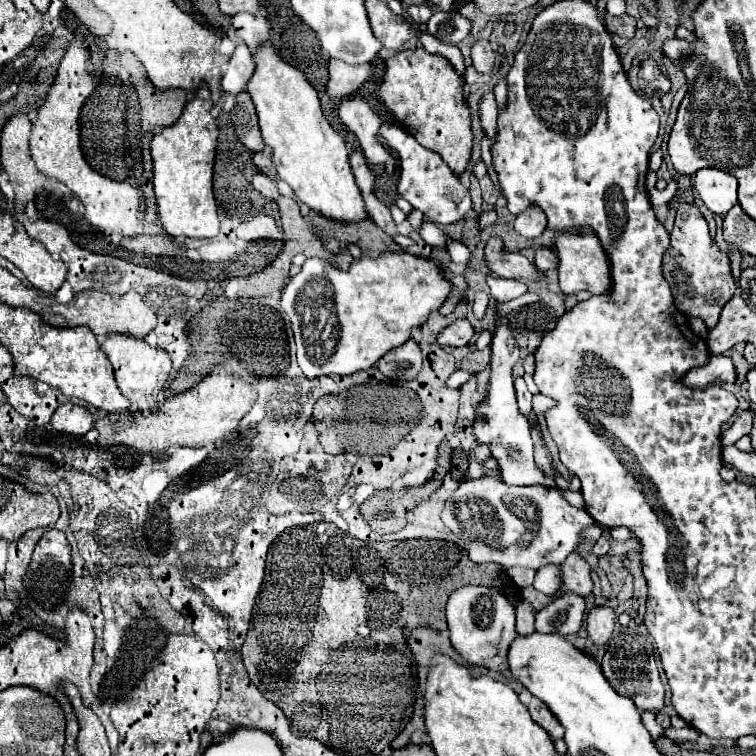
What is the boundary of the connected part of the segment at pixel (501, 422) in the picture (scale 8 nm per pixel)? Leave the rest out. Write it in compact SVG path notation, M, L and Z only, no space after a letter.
M497 315L495 319L495 337L491 343L491 383L489 383L489 395L487 401L481 403L481 407L475 411L475 423L473 423L473 435L477 443L487 443L491 447L491 457L497 459L501 477L507 485L543 485L543 487L555 487L555 481L545 477L535 461L533 461L533 441L531 441L531 429L529 419L519 413L515 389L513 389L513 365L519 361L521 351L515 343L515 337L509 329L507 315Z

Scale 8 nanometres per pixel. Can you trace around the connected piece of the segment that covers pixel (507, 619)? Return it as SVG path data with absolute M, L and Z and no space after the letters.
M461 587L453 591L447 603L447 623L449 623L449 633L451 633L451 645L453 649L471 665L477 667L487 667L491 671L507 671L507 653L509 647L515 639L515 609L507 601L507 595L489 587Z

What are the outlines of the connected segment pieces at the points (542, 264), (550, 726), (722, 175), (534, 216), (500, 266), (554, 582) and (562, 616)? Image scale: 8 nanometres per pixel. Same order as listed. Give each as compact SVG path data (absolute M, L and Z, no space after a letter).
M541 247L541 249L537 249L537 253L535 253L535 265L537 265L541 271L557 269L557 263L559 263L559 259L557 259L555 249L551 249L551 247Z
M531 699L531 703L529 703L529 713L531 713L531 717L553 737L553 741L563 737L563 725L559 723L559 719L555 719L555 715L551 715L549 707L547 707L543 701Z
M701 169L695 175L695 189L699 191L705 207L717 215L725 215L737 203L737 183L727 171Z
M535 207L519 213L515 219L515 231L525 239L539 237L545 231L545 225L547 225L547 217L543 215L543 211Z
M491 237L485 245L485 261L493 275L517 279L517 281L537 281L537 271L533 263L521 253L507 251L499 237Z
M547 565L537 569L533 587L545 595L553 595L561 589L561 565Z
M567 591L555 601L551 601L545 609L535 615L535 631L537 633L555 633L557 635L575 635L583 623L585 601L581 595Z

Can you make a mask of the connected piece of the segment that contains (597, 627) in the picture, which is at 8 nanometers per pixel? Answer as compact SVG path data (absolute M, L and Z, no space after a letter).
M595 607L587 615L587 635L595 645L605 645L615 627L615 611L611 607Z

